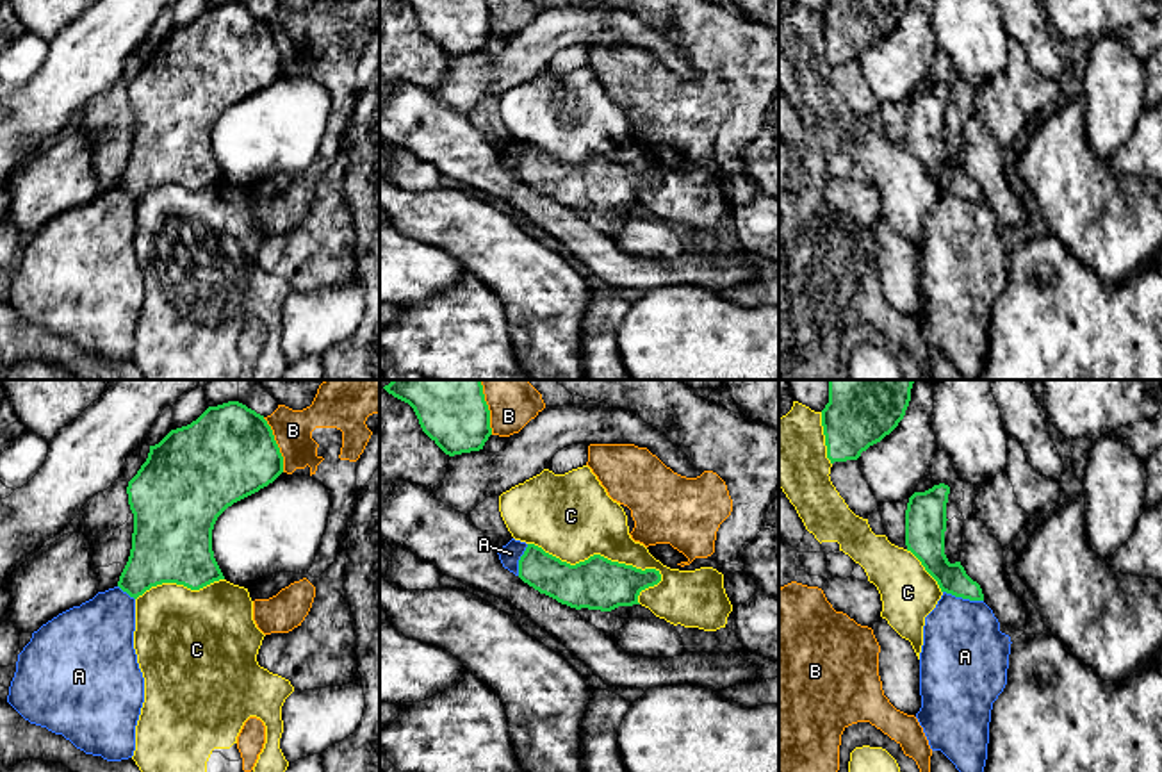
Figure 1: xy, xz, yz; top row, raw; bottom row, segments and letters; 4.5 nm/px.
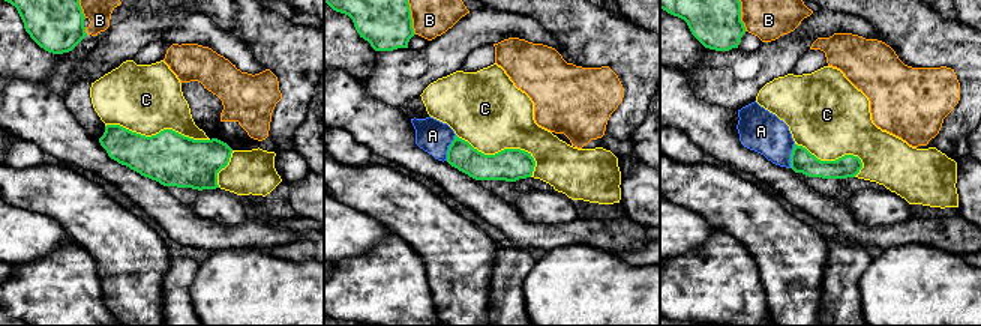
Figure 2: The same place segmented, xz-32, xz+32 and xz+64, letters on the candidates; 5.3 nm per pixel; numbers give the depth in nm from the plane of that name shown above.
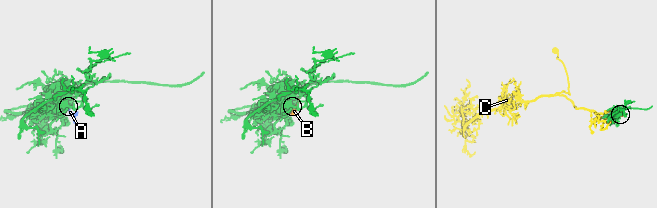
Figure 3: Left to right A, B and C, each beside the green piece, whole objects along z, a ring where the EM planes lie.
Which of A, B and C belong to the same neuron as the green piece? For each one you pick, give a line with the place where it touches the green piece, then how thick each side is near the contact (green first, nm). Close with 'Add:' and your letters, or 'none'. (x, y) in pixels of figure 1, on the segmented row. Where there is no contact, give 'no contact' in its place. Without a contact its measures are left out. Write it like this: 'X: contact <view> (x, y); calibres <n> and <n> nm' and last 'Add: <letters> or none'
A: contact yz (963, 598); calibres 140 and 380 nm
Add: A

